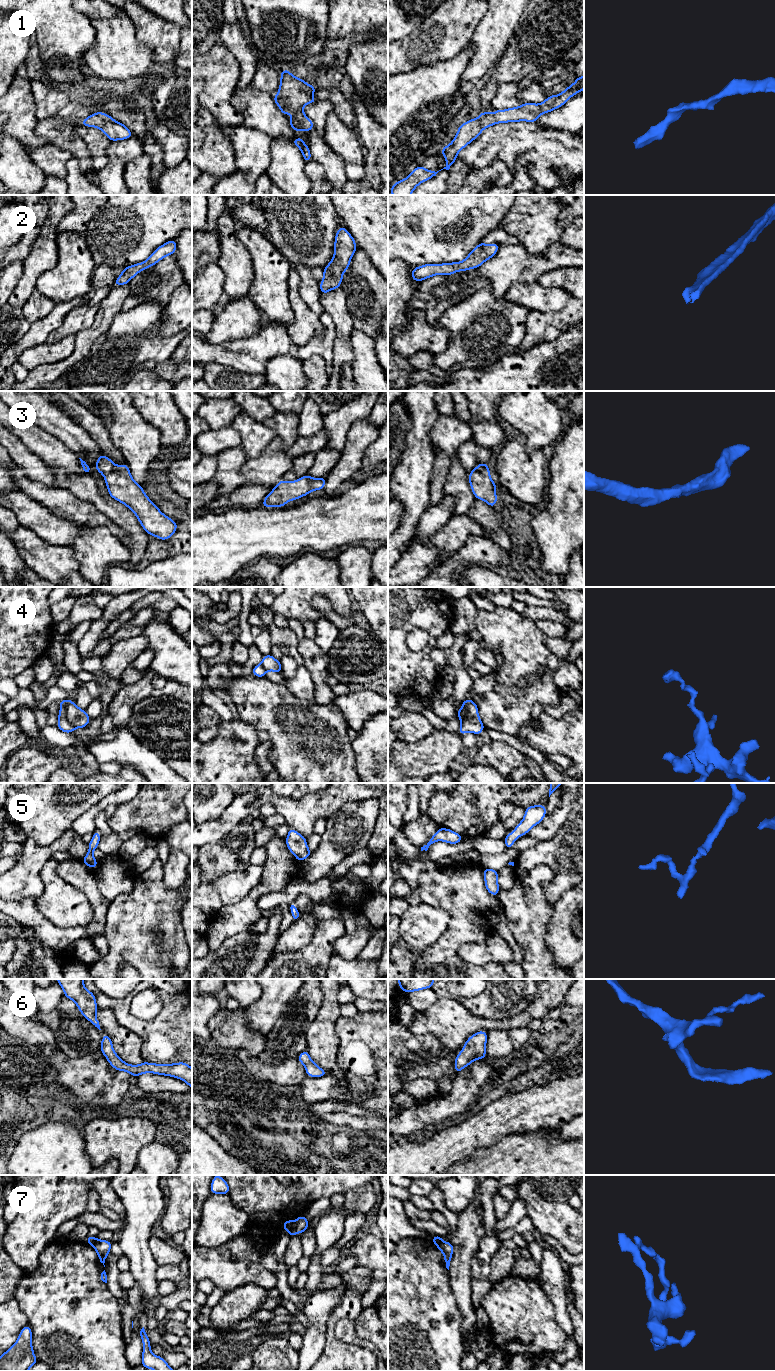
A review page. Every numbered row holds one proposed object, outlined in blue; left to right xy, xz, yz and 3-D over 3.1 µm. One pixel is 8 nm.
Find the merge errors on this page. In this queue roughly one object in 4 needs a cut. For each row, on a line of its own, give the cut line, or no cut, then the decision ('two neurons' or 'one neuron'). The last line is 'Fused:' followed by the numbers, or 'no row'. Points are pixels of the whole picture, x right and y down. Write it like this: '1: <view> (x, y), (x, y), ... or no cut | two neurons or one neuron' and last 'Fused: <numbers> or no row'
1: no cut | one neuron
2: no cut | one neuron
3: no cut | one neuron
4: xy (66, 700), (66, 719), (75, 727) | two neurons
5: no cut | one neuron
6: no cut | one neuron
7: xz (293, 1221), (293, 1224), (286, 1230) | two neurons
Fused: 4, 7

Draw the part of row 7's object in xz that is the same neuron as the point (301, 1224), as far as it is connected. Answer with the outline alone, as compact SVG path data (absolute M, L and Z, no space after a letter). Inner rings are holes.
M303 1215L299 1216L295 1221L293 1221L292 1227L287 1230L290 1237L294 1236L295 1234L300 1234L307 1230L309 1226L309 1220L307 1220Z

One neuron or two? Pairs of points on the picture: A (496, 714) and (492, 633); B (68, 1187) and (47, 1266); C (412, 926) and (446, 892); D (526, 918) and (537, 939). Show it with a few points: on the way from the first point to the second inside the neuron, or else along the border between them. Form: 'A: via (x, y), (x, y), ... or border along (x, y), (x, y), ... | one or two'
A: via (510, 694), (510, 653) | one
B: border along (56, 1236), (41, 1252), (39, 1257) | two
C: border along (421, 902), (441, 907), (448, 914), (450, 921) | two
D: via (528, 923), (529, 931), (532, 934) | one

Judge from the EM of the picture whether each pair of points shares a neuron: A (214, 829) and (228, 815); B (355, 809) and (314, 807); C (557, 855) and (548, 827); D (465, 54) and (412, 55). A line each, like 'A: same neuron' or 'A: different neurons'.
A: same neuron
B: different neurons
C: different neurons
D: different neurons

